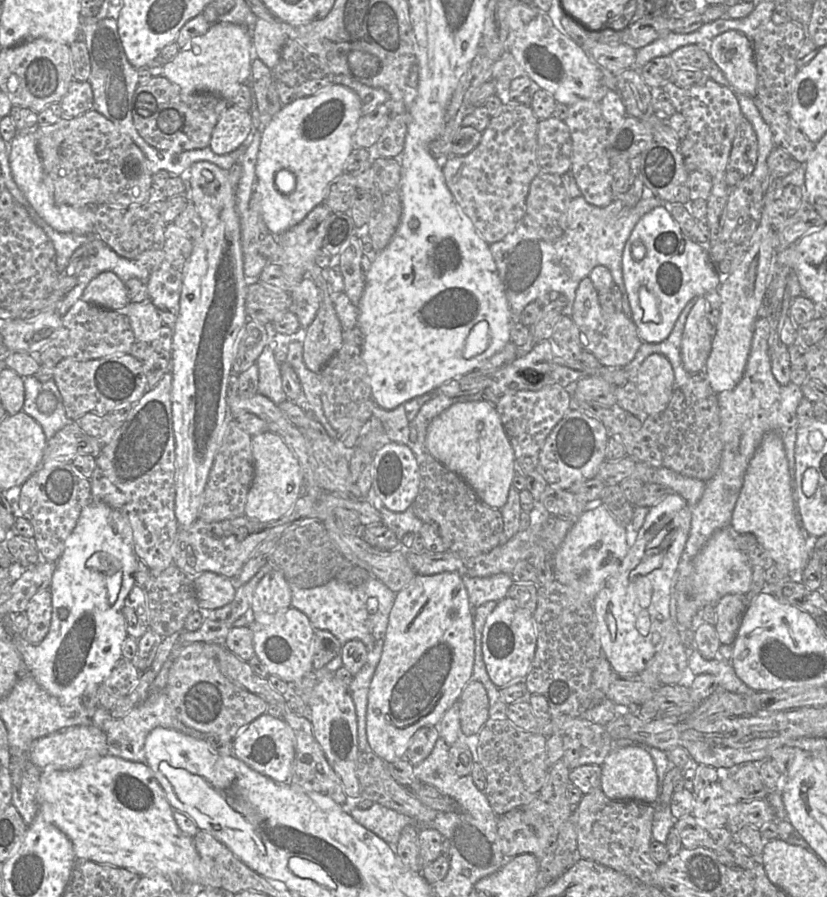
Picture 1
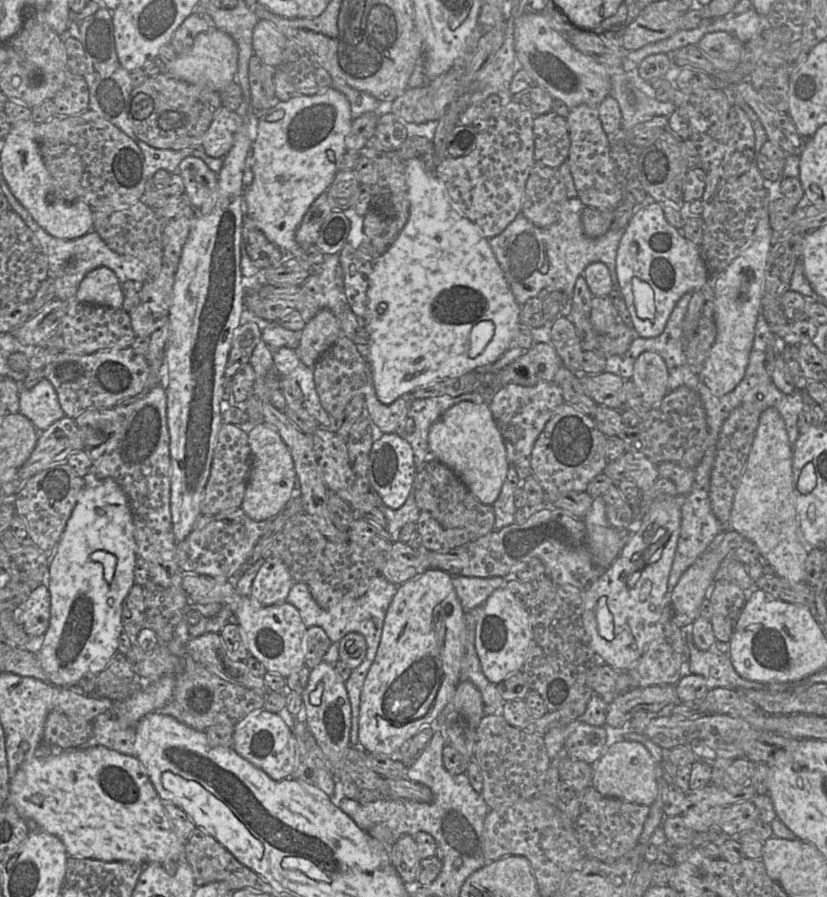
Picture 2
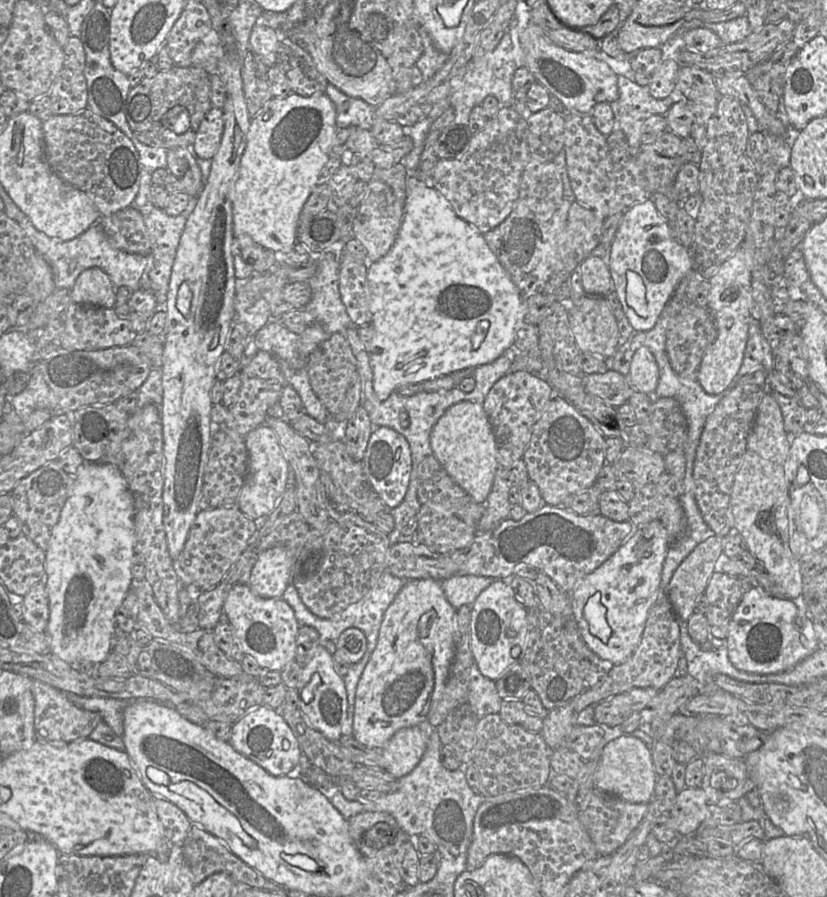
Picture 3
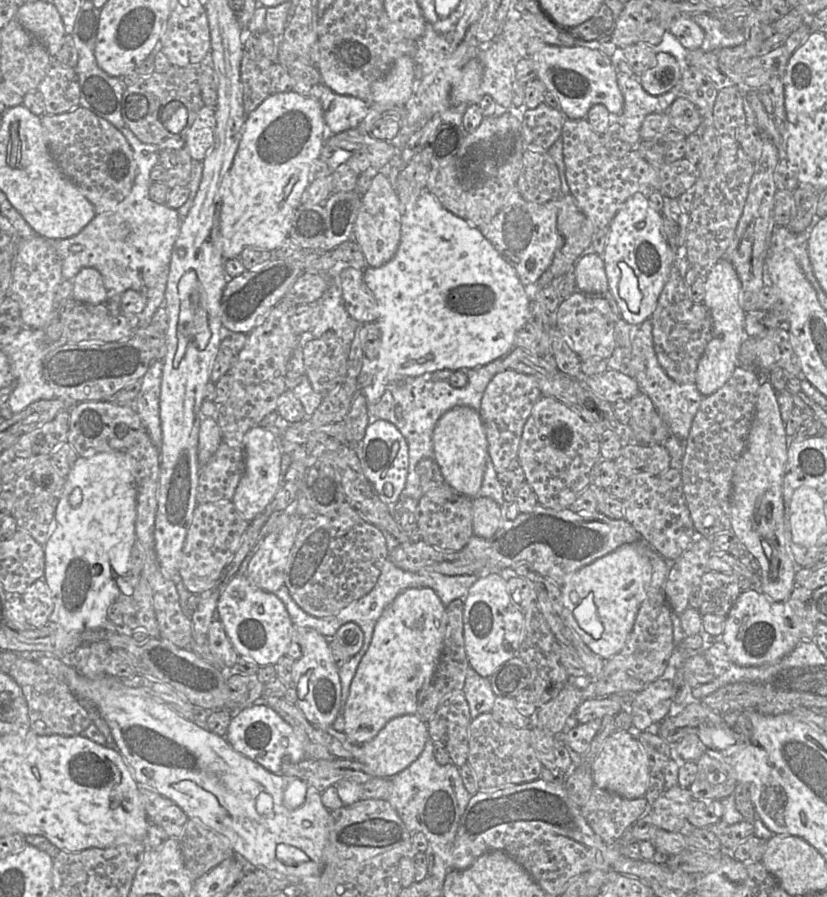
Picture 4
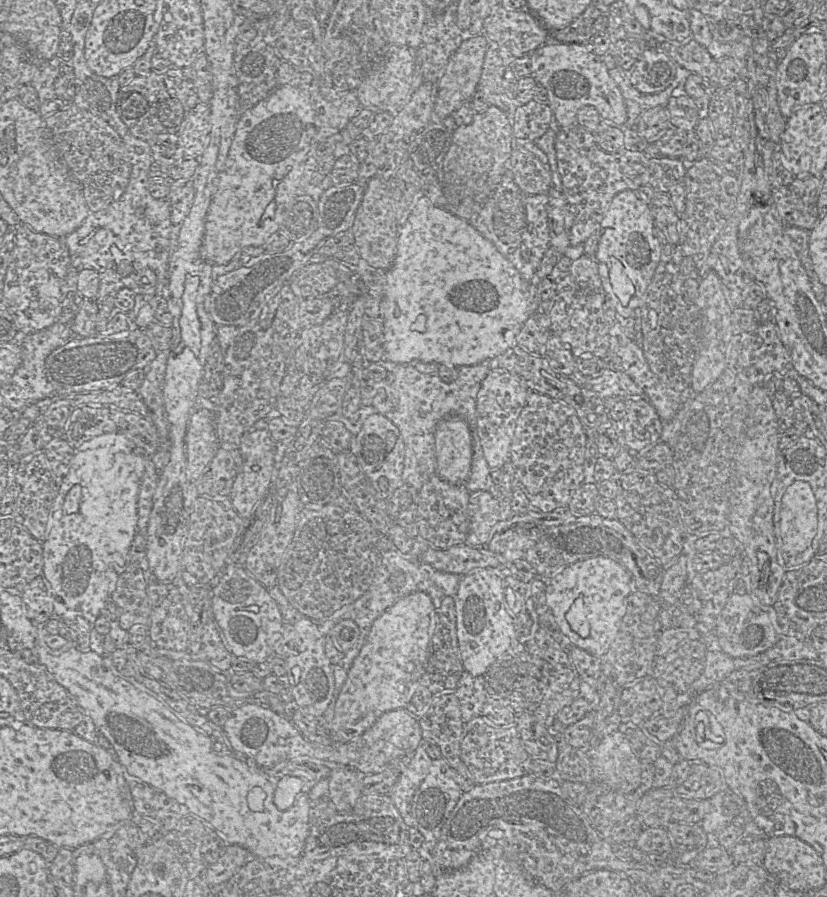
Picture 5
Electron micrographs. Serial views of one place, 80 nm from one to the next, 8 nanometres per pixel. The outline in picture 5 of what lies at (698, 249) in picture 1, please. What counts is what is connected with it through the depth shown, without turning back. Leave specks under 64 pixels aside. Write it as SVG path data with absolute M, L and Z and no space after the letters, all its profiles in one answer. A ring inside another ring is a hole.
M633 190L619 192L612 199L601 223L601 236L595 260L602 282L602 291L613 303L622 318L634 316L634 311L641 306L645 294L660 259L660 245L654 235L654 220L648 204L643 202Z

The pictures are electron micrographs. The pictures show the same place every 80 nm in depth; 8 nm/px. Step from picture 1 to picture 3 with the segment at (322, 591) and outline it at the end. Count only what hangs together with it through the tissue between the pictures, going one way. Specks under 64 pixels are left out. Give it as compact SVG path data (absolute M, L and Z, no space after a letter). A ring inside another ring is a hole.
M384 571L370 591L360 601L349 605L346 609L334 614L330 618L320 618L313 614L303 603L295 586L292 584L288 585L282 595L282 599L292 607L300 627L310 626L315 628L319 632L321 640L336 641L344 630L351 627L358 628L365 634L367 640L366 651L357 663L351 665L348 673L343 678L347 694L348 710L347 719L345 720L342 728L342 735L353 736L353 717L358 682L377 645L378 634L384 613L407 581L408 580L392 575L388 571Z

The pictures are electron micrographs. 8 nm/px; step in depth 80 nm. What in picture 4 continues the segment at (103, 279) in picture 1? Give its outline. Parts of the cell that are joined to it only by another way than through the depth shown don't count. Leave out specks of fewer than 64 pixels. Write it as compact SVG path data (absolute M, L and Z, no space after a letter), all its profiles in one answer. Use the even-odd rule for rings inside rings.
M82 268L73 278L72 297L81 303L105 304L108 300L102 275L95 268Z

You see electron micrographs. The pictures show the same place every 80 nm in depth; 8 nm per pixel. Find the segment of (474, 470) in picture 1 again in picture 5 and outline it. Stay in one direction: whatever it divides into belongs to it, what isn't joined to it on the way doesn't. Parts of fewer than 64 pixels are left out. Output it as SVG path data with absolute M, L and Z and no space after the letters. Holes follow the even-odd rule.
M449 417L439 423L435 432L437 474L452 484L463 484L472 463L472 438L467 423Z

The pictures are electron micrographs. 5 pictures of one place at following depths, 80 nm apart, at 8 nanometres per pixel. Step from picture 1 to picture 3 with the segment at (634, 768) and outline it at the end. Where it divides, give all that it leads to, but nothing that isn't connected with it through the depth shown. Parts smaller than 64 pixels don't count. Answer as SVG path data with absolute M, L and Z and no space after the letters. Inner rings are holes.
M625 734L607 743L598 759L594 776L597 789L631 803L648 804L658 775L654 769L650 749L638 738Z

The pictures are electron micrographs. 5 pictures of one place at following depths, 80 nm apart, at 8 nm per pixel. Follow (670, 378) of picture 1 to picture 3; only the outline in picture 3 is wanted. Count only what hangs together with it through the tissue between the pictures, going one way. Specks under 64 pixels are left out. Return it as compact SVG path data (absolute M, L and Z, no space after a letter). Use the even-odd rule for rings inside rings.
M642 346L634 353L627 377L635 390L653 396L659 381L659 369L647 347Z

